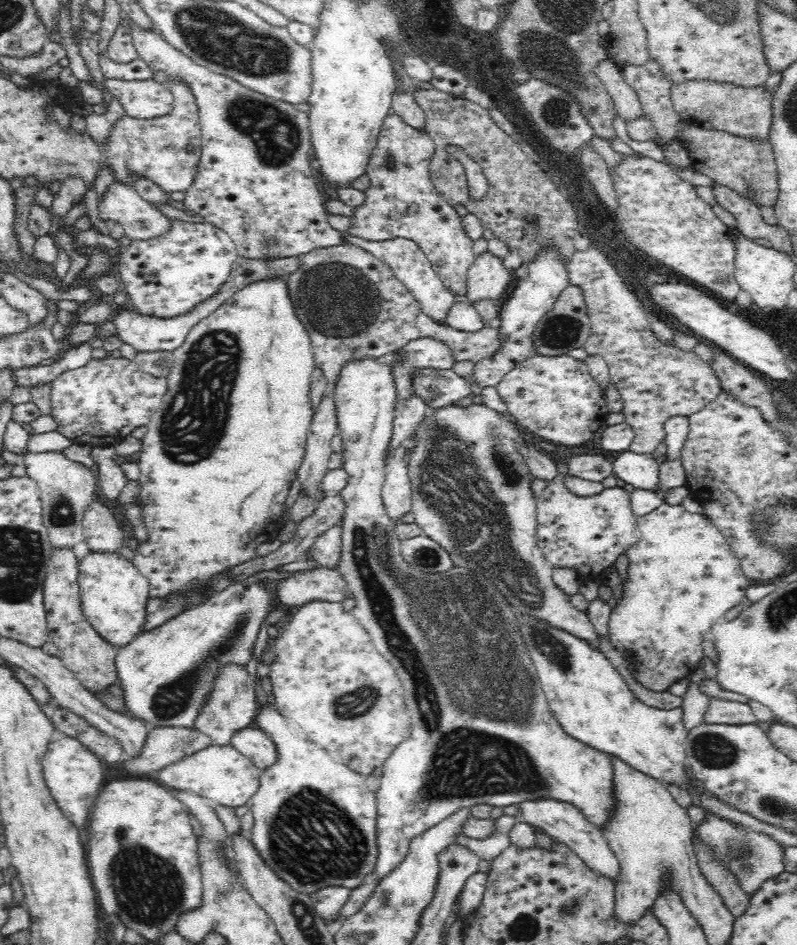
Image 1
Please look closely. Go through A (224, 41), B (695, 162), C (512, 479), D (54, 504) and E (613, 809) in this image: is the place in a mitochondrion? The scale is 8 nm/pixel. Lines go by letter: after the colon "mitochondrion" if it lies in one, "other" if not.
A: mitochondrion
B: other
C: mitochondrion
D: mitochondrion
E: other

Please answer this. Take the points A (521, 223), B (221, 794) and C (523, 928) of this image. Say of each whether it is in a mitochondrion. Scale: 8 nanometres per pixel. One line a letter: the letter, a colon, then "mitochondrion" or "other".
A: mitochondrion
B: other
C: mitochondrion

